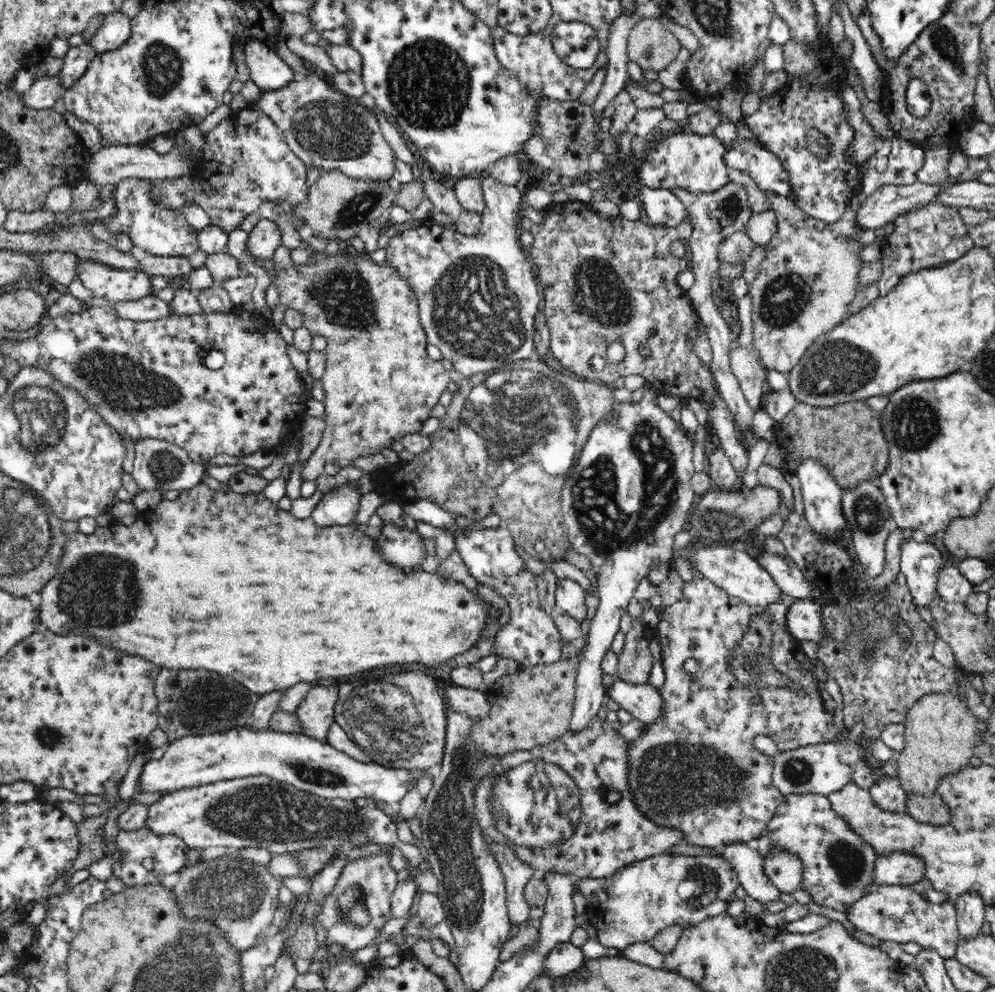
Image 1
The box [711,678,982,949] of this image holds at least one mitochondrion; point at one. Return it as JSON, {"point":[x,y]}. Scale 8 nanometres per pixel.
{"point":[846,860]}

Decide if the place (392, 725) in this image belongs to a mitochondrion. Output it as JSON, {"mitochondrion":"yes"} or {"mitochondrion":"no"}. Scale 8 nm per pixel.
{"mitochondrion":"yes"}

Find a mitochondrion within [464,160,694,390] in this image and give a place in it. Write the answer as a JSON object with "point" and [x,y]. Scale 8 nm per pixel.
{"point":[600,294]}

